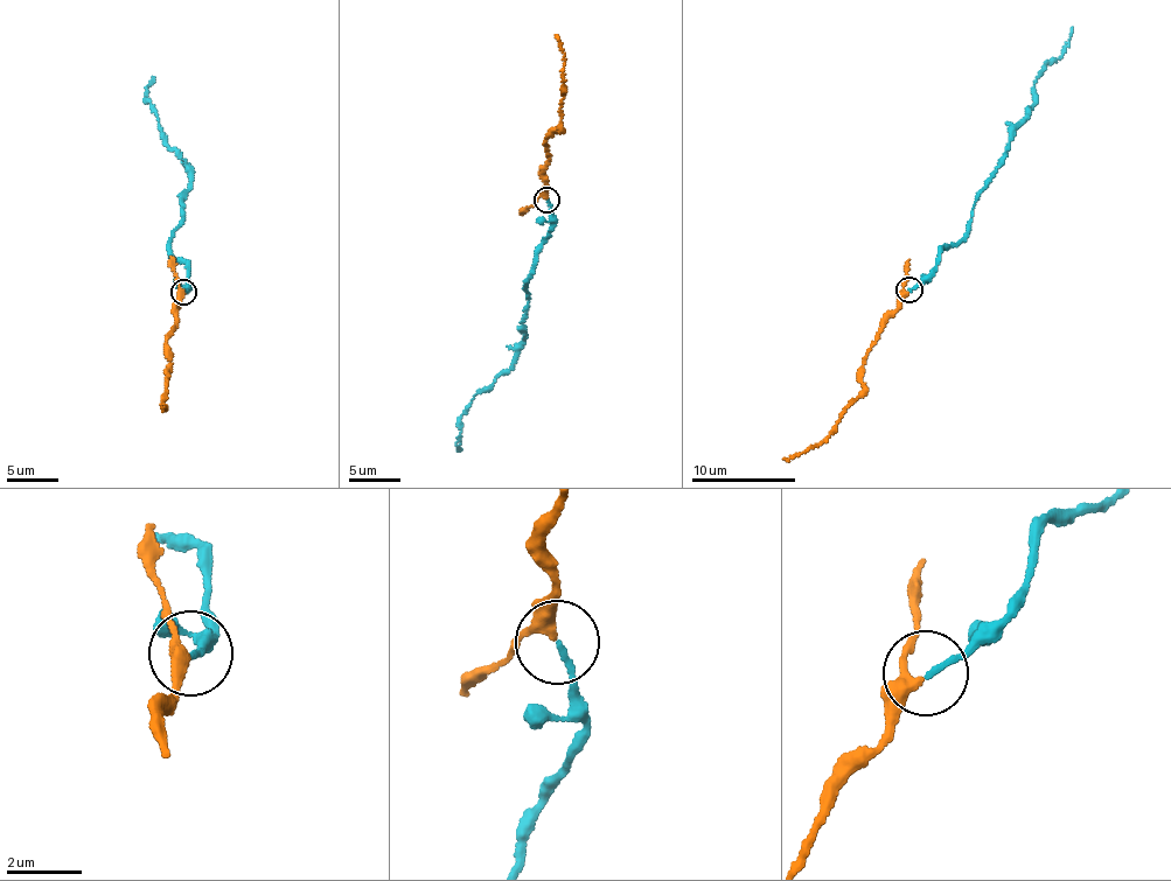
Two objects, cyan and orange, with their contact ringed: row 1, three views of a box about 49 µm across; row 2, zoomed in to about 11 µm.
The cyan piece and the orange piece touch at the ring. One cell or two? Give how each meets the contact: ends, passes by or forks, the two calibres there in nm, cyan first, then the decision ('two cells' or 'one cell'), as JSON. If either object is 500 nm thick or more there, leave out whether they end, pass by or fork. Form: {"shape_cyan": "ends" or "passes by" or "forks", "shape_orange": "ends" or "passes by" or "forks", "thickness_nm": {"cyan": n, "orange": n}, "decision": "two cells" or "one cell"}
{"shape_cyan": "ends", "shape_orange": "passes by", "thickness_nm": {"cyan": 150, "orange": 300}, "decision": "one cell"}

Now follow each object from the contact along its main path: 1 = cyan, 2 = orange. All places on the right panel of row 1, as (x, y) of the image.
1: (908, 289), (968, 231), (1010, 130), (1034, 103), (1039, 72), (1057, 60), (1073, 27)
2: (907, 292), (863, 361), (864, 393), (845, 408), (834, 431), (801, 453), (782, 459)

